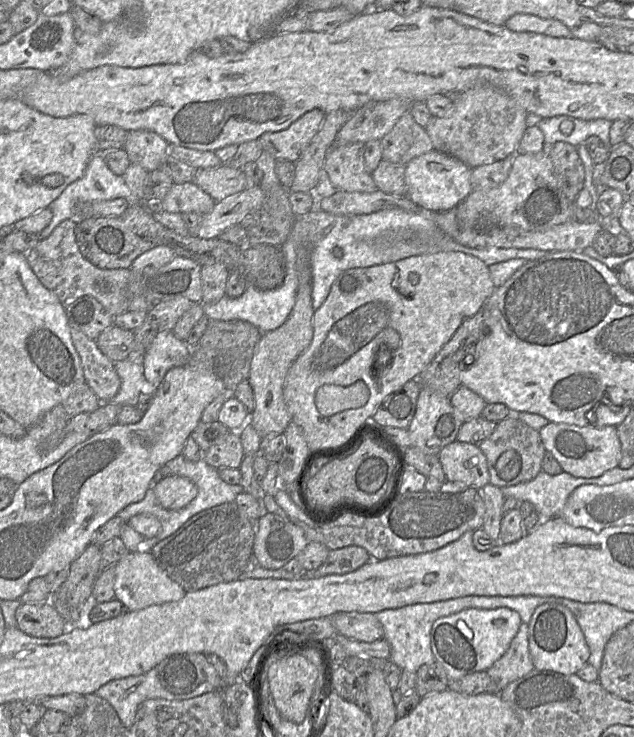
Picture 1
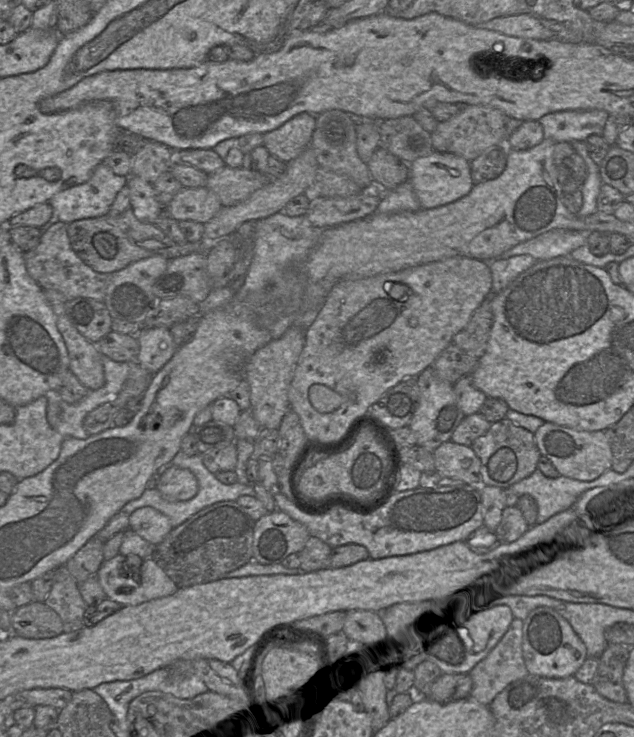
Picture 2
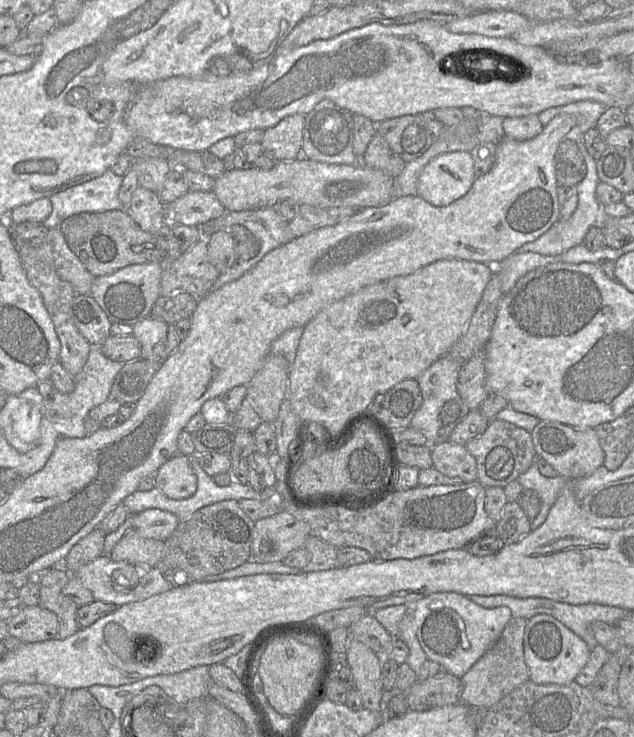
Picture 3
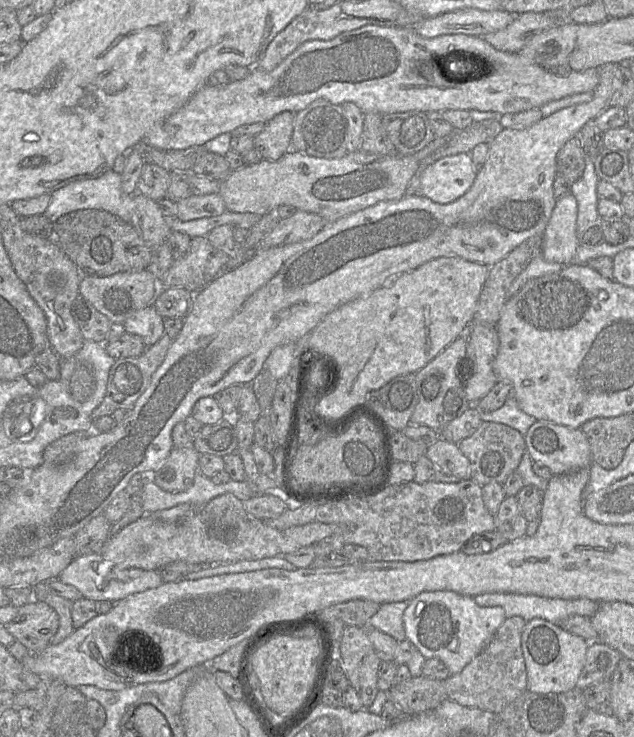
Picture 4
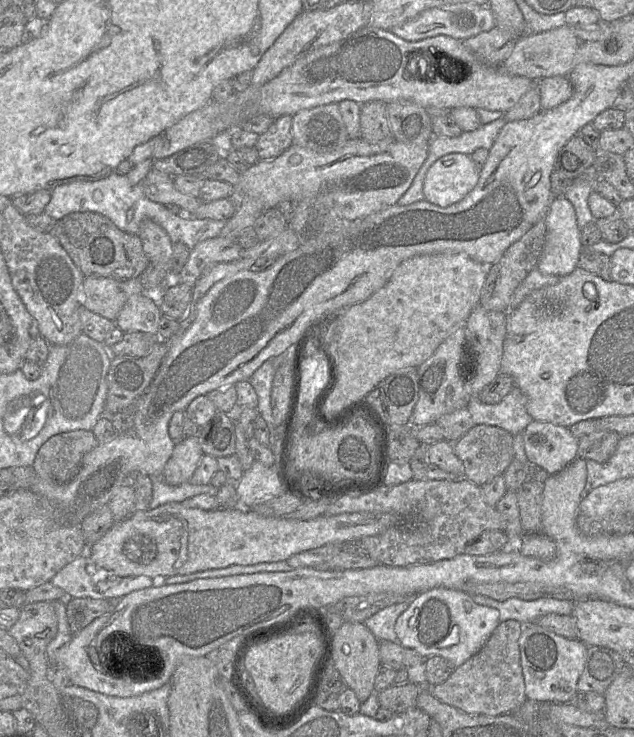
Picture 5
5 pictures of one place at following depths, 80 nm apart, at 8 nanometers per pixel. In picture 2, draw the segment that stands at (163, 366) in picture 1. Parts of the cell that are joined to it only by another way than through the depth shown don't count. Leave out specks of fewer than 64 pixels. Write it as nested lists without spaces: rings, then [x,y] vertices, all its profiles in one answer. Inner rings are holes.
[[[143,327],[136,337],[140,346],[136,362],[152,374],[158,372],[178,349],[166,327]]]

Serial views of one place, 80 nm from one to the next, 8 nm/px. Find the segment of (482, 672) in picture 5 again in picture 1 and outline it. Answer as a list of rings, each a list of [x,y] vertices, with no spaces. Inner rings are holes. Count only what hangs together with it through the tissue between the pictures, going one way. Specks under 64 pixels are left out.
[[[522,622],[507,651],[487,670],[487,673],[496,683],[498,690],[502,691],[533,669],[529,652],[528,624]]]

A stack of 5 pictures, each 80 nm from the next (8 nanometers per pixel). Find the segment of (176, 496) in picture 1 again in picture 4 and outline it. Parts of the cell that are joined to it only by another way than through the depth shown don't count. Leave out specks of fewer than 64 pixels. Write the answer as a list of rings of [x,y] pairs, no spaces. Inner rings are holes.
[[[192,443],[185,447],[173,447],[167,459],[155,471],[154,483],[169,493],[186,491],[194,482],[199,456]]]

